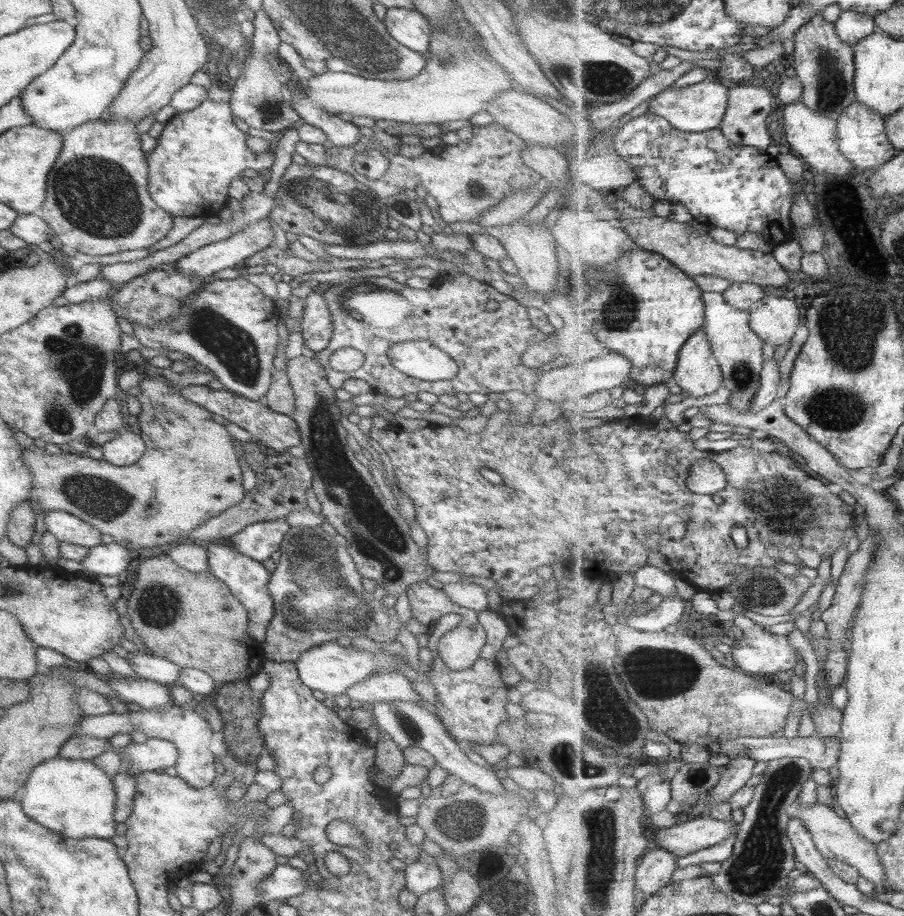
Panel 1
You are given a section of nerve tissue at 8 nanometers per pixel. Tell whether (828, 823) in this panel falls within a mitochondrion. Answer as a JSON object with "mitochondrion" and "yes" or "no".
{"mitochondrion":"no"}

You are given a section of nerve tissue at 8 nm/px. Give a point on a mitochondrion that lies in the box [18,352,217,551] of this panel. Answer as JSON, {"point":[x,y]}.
{"point":[109,502]}

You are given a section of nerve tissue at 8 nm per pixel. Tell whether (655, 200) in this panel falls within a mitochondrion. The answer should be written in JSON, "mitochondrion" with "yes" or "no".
{"mitochondrion":"no"}

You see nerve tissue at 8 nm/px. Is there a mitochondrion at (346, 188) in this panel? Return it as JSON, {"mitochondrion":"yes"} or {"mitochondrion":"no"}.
{"mitochondrion":"yes"}

